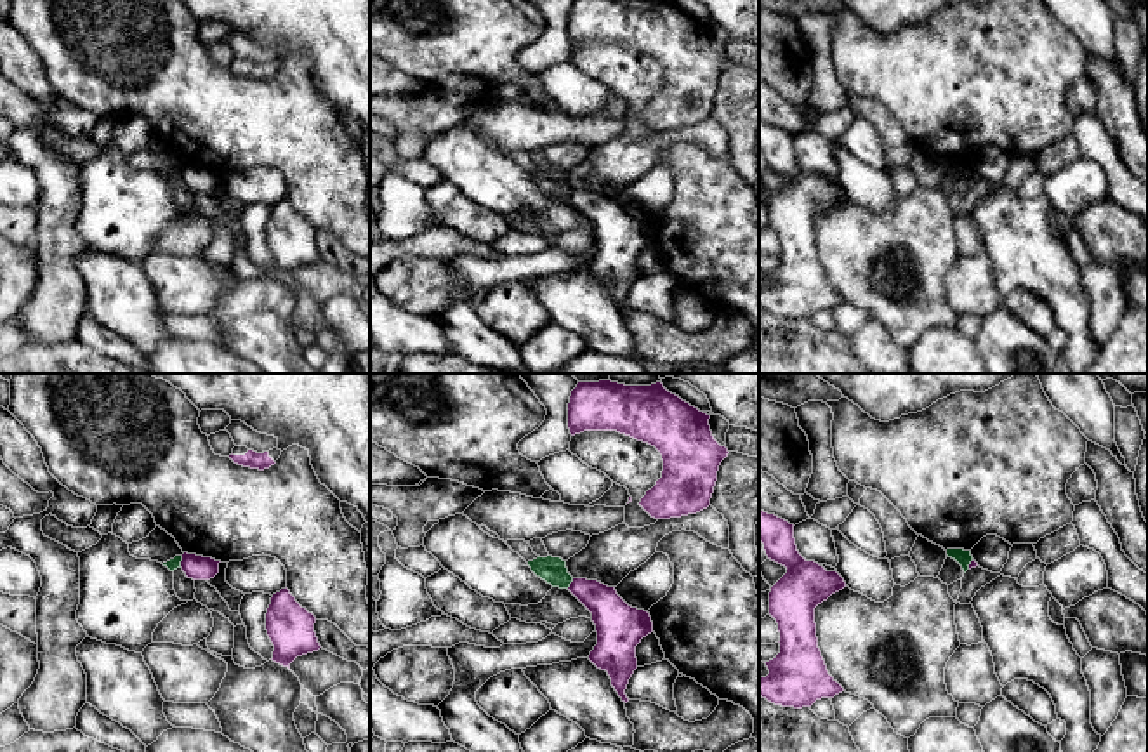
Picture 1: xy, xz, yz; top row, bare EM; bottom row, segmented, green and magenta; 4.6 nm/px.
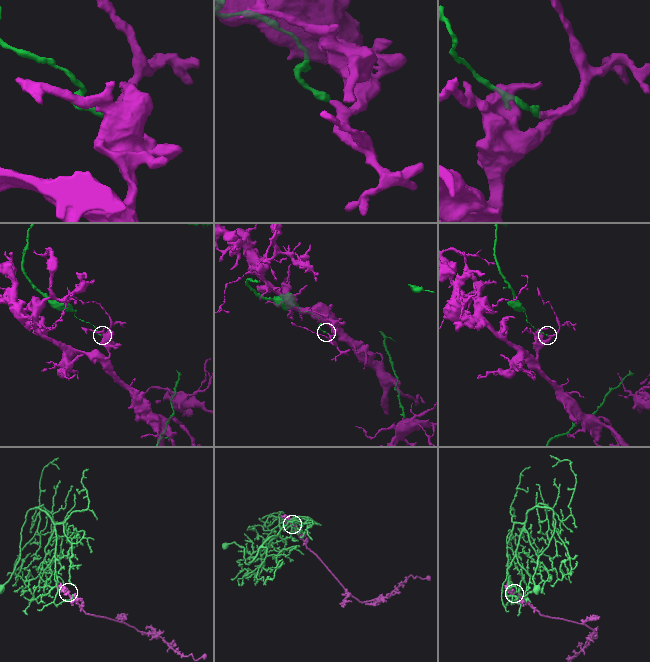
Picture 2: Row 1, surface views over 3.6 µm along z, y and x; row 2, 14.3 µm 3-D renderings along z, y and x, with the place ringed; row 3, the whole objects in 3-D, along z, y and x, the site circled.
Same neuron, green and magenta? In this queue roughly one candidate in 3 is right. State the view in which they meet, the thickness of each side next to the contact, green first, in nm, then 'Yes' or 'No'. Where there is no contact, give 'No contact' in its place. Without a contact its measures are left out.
Touches green in xz. Thickness 120 nm (green) against 180 nm. No

